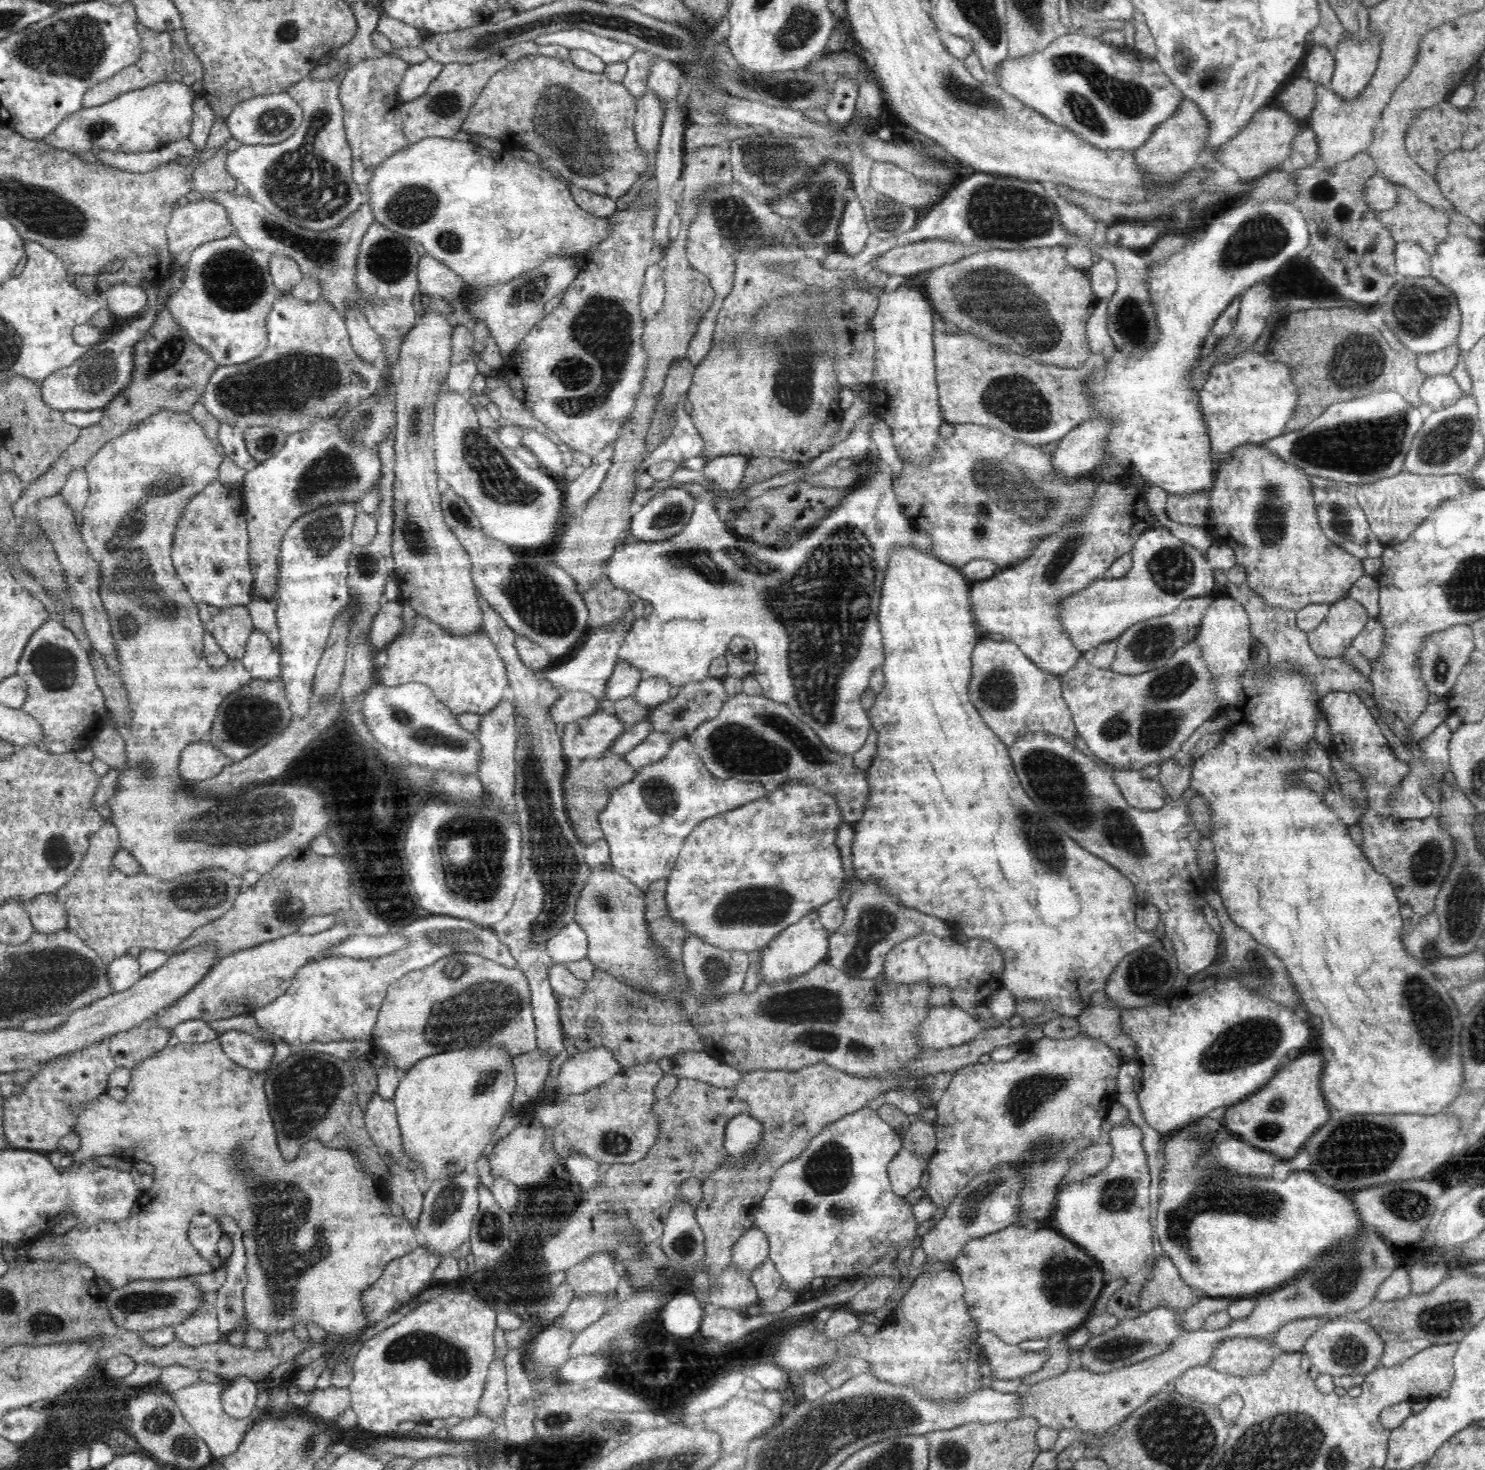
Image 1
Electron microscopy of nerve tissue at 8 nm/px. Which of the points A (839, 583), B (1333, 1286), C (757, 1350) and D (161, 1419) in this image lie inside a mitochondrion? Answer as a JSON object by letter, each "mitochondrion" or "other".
{"A":"mitochondrion","B":"mitochondrion","C":"other","D":"mitochondrion"}

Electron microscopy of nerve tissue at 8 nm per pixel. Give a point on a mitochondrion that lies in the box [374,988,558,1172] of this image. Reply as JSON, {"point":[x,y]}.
{"point":[489,1076]}

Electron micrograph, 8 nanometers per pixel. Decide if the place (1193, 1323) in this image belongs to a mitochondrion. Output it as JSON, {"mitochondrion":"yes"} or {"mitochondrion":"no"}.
{"mitochondrion":"no"}

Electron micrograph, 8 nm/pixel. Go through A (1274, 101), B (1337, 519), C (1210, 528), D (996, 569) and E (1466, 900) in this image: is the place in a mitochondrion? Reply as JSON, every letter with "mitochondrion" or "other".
{"A":"other","B":"mitochondrion","C":"other","D":"other","E":"mitochondrion"}

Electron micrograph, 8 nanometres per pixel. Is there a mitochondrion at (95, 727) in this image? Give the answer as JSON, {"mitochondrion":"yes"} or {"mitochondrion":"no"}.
{"mitochondrion":"no"}

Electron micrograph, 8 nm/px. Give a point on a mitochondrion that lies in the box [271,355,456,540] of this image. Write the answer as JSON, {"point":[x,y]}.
{"point":[333,468]}

